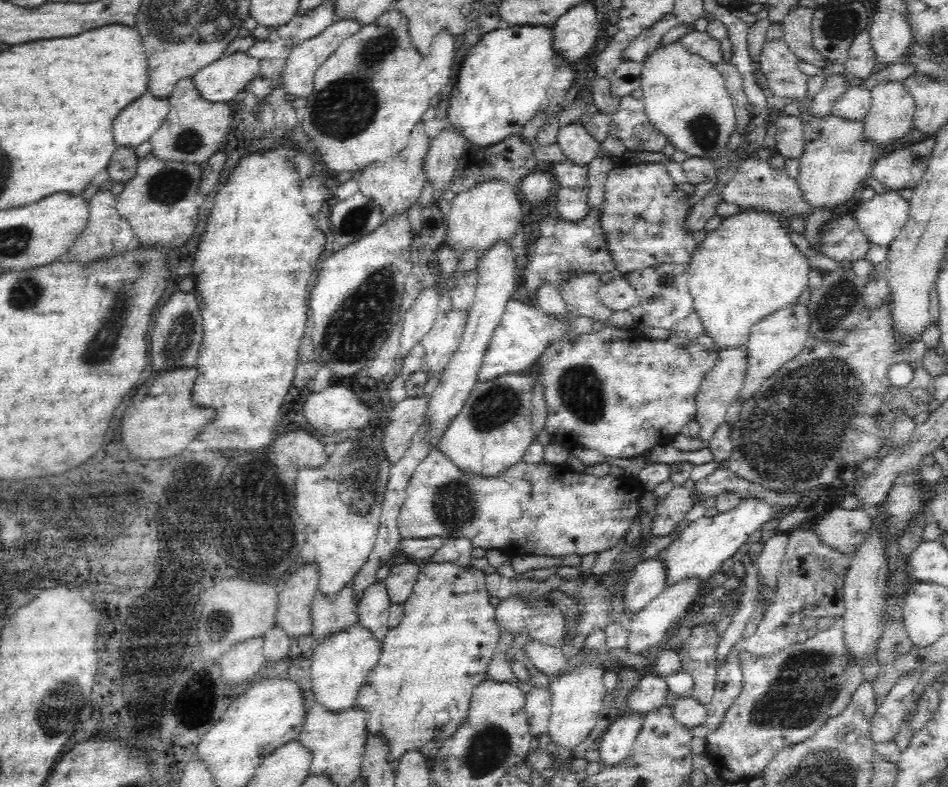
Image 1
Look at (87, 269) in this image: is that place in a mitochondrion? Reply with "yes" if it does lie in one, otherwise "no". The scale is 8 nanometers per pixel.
yes

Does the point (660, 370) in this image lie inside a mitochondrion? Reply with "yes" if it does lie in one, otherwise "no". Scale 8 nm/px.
no

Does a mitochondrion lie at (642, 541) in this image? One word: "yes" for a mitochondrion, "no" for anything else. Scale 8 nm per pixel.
no

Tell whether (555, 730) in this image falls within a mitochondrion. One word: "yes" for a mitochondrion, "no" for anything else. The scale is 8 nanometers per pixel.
no

